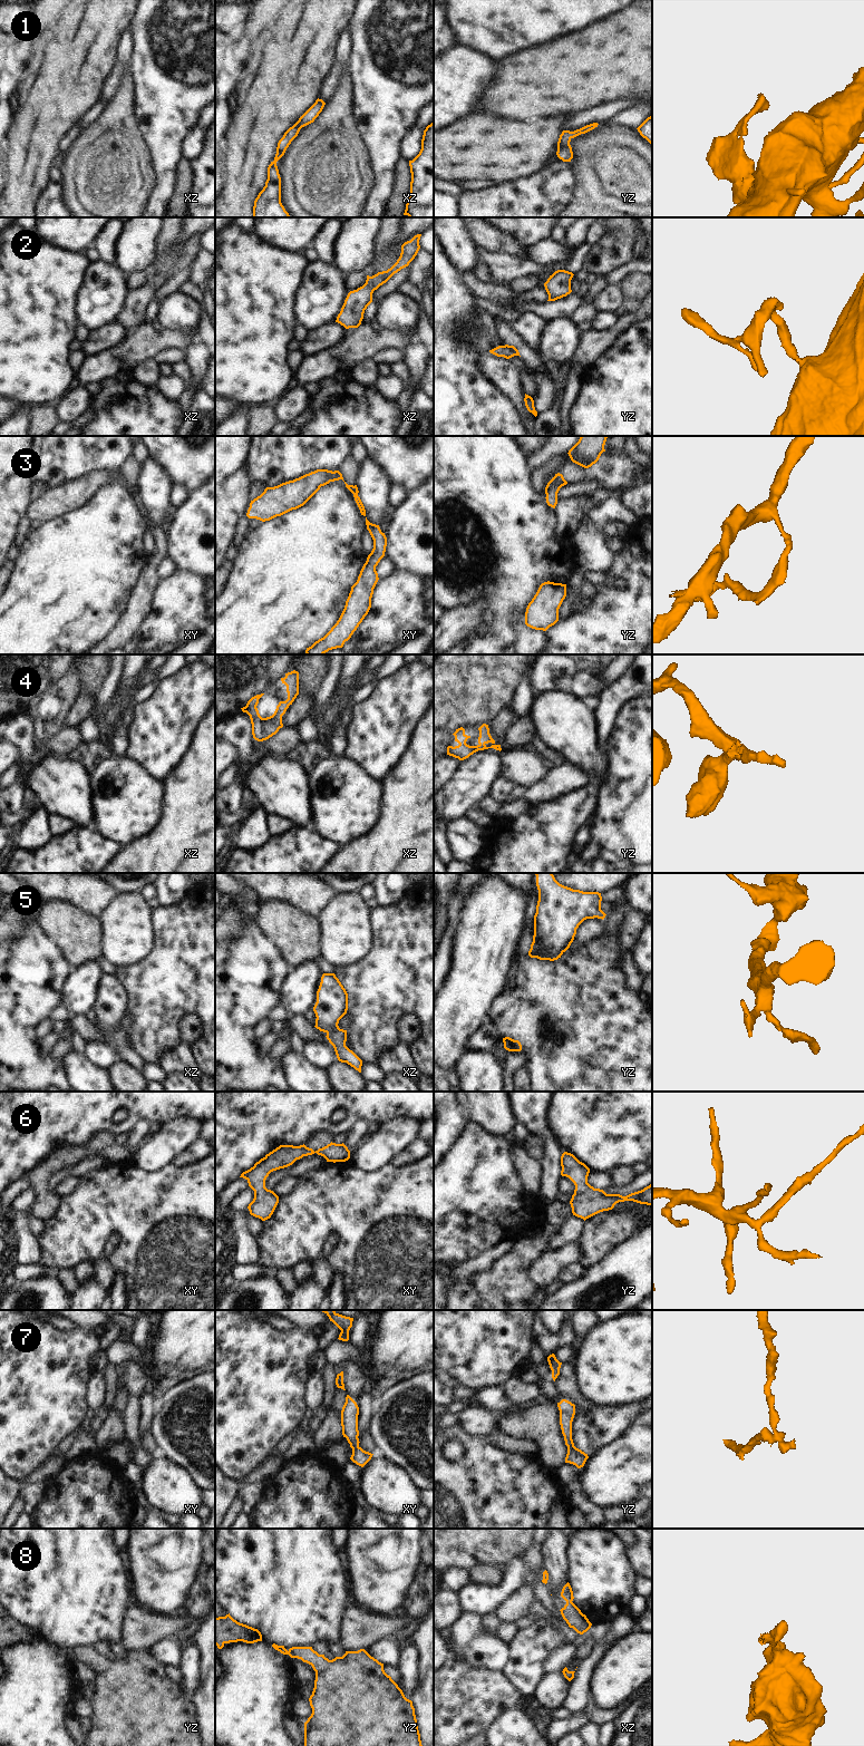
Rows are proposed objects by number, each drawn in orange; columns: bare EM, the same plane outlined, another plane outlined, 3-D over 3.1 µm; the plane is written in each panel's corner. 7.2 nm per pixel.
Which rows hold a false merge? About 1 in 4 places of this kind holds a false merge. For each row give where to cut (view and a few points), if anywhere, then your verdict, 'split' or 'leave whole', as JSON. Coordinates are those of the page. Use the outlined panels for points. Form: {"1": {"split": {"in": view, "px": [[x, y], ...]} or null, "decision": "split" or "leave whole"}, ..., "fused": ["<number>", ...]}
{"1": {"split": {"in": "yz", "px": [[569, 142], [557, 149]]}, "decision": "split"}, "2": {"split": null, "decision": "leave whole"}, "3": {"split": null, "decision": "leave whole"}, "4": {"split": null, "decision": "leave whole"}, "5": {"split": null, "decision": "leave whole"}, "6": {"split": null, "decision": "leave whole"}, "7": {"split": null, "decision": "leave whole"}, "8": {"split": null, "decision": "leave whole"}, "fused": ["1"]}

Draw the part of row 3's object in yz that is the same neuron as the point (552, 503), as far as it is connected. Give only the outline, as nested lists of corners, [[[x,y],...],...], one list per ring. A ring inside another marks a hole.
[[[560,473],[555,474],[555,476],[547,483],[545,487],[545,494],[546,494],[545,498],[549,506],[555,508],[557,504],[557,493],[560,488],[566,484],[567,482]]]

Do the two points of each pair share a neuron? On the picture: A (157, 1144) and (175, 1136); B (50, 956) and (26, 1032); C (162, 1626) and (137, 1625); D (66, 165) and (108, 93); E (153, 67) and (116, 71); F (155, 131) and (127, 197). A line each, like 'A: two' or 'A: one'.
A: one
B: one
C: one
D: two
E: two
F: two

